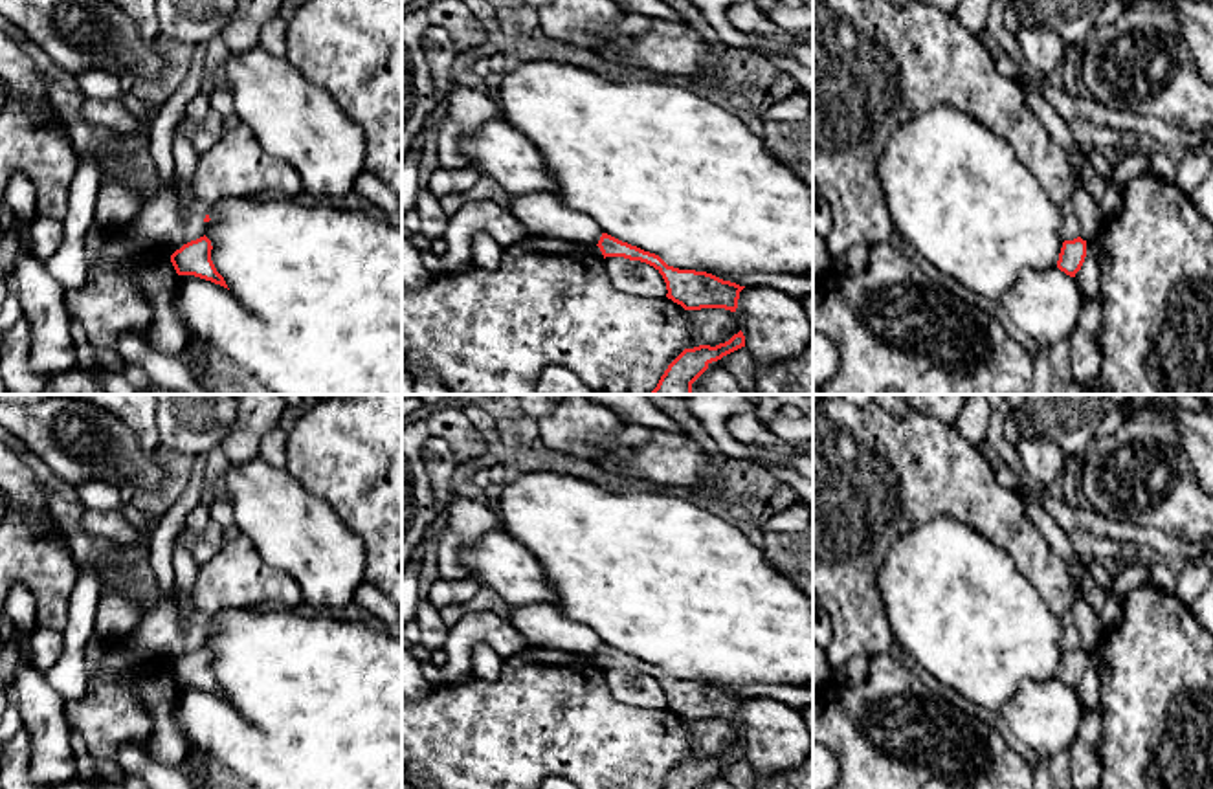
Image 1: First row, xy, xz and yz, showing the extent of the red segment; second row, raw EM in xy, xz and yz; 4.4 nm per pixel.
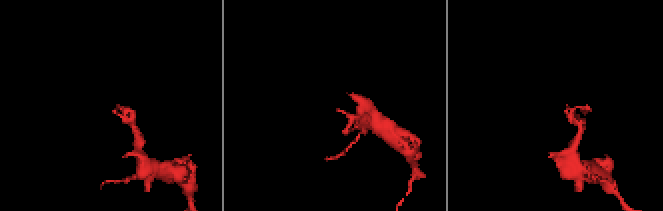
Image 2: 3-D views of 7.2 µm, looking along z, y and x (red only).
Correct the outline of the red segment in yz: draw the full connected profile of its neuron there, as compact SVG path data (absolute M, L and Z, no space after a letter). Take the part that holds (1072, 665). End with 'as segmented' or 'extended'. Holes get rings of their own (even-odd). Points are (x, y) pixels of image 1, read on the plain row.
M1070 613L1063 617L1061 650L1063 659L1057 679L1066 686L1075 688L1086 668L1086 651L1081 650L1081 637Z; extended

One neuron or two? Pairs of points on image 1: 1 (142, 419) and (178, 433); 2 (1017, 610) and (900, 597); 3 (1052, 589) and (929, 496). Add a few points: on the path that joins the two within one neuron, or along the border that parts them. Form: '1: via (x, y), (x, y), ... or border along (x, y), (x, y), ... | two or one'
1: border along (155, 413), (160, 444) | two
2: via (988, 610), (964, 610), (951, 597), (929, 597) | one
3: via (1032, 556), (971, 496), (962, 496) | one

